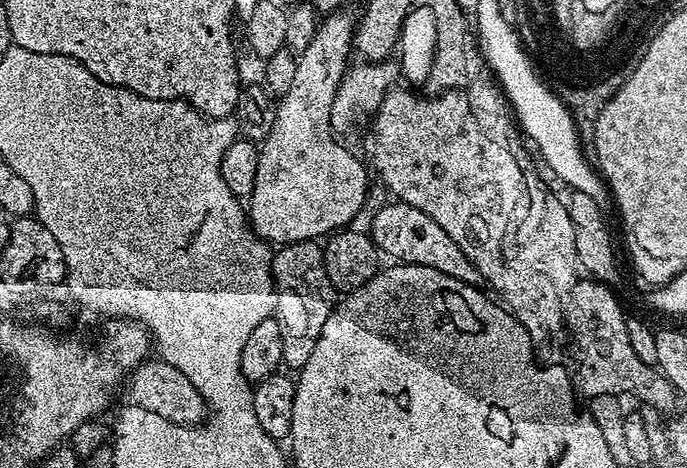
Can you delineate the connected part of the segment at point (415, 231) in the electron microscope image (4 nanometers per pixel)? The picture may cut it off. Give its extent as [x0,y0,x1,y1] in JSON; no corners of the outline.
[370,203,481,285]

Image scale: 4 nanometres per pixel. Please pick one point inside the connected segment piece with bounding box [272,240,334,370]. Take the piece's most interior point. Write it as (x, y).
(299, 267)

